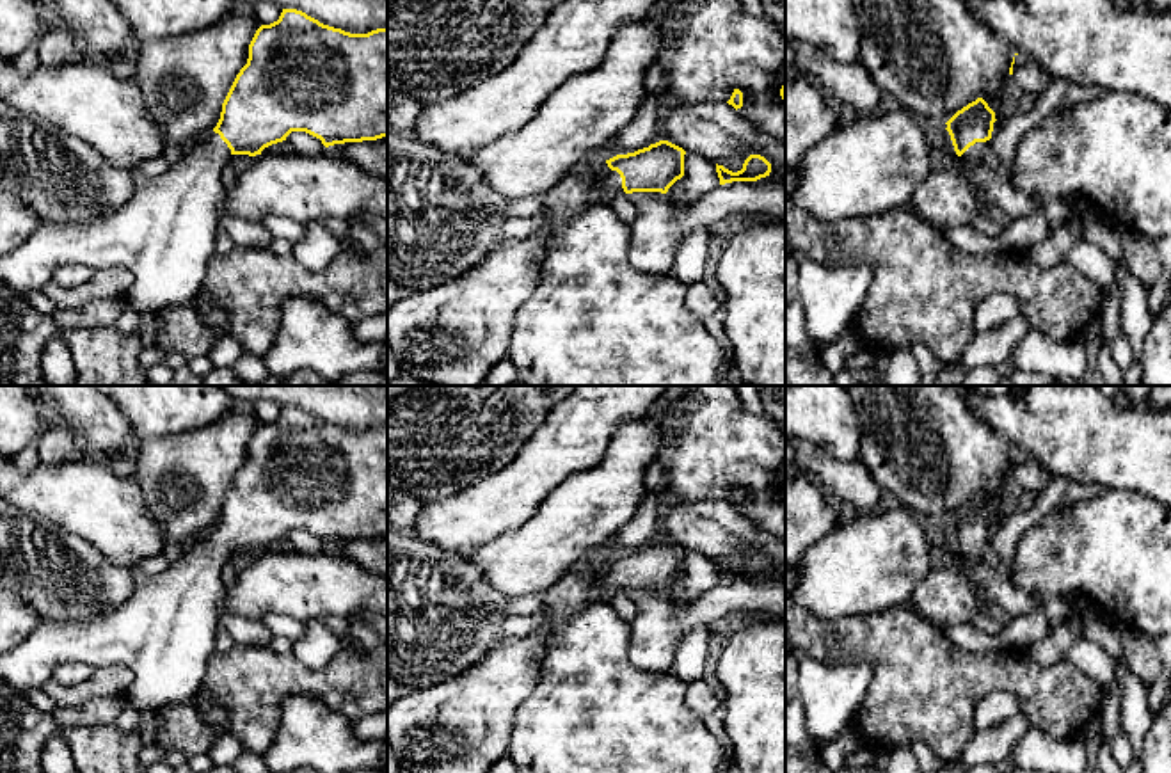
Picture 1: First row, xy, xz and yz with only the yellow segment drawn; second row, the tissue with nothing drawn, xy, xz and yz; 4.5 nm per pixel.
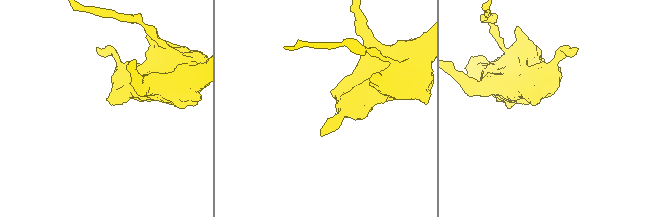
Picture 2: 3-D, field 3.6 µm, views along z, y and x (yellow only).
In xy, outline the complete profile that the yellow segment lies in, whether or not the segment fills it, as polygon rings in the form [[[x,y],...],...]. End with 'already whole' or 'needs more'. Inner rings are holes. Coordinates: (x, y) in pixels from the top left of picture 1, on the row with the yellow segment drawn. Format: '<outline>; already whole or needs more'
[[[283,9],[277,21],[261,25],[251,44],[247,64],[236,75],[217,126],[197,139],[188,153],[155,179],[139,181],[131,197],[87,224],[41,224],[12,252],[0,256],[0,281],[18,293],[41,290],[52,281],[59,265],[85,265],[92,270],[124,267],[133,275],[131,286],[121,295],[124,307],[139,315],[158,315],[165,307],[192,302],[210,274],[215,256],[215,236],[226,195],[220,174],[233,155],[256,156],[272,144],[286,140],[291,131],[306,131],[325,147],[345,142],[387,137],[387,28],[350,34],[320,23],[297,9]]]; needs more

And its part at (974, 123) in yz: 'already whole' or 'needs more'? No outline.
needs more

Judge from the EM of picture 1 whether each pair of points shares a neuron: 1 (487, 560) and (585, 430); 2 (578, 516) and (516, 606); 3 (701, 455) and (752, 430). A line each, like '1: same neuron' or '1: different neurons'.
1: different neurons
2: different neurons
3: same neuron

